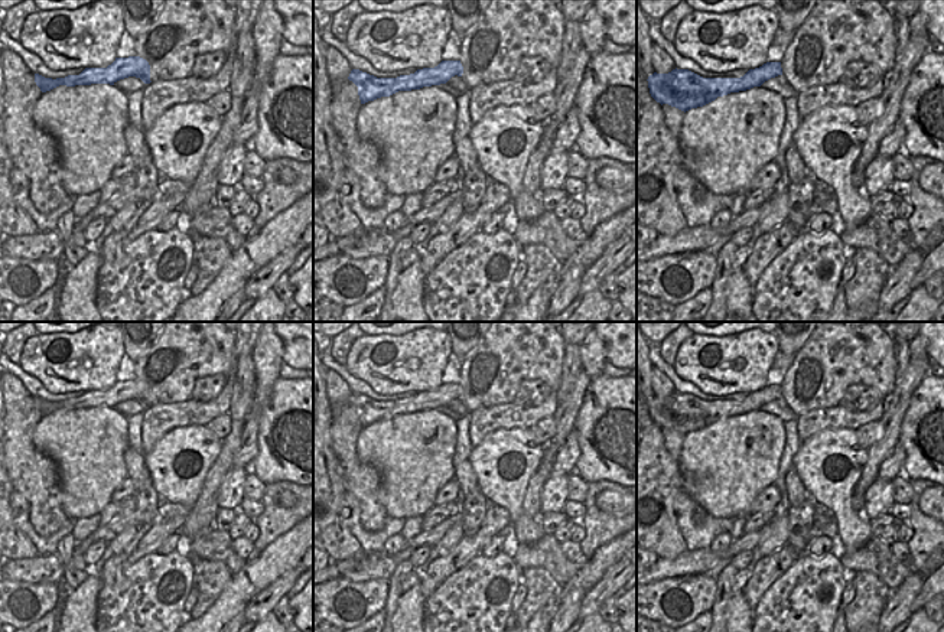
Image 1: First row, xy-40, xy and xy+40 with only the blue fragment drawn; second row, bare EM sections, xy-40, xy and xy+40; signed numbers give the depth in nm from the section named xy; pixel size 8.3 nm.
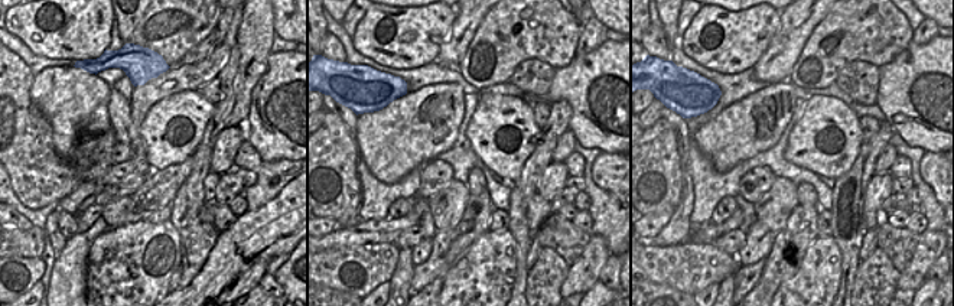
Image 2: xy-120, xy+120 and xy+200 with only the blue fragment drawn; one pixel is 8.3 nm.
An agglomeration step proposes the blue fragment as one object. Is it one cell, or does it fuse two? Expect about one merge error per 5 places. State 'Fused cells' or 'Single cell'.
Single cell.

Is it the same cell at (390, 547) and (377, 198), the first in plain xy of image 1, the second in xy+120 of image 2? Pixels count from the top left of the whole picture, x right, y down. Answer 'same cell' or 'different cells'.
different cells

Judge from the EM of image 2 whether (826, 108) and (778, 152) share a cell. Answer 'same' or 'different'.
different

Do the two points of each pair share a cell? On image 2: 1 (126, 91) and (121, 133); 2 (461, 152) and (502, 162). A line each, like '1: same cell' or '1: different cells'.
1: different cells
2: different cells

